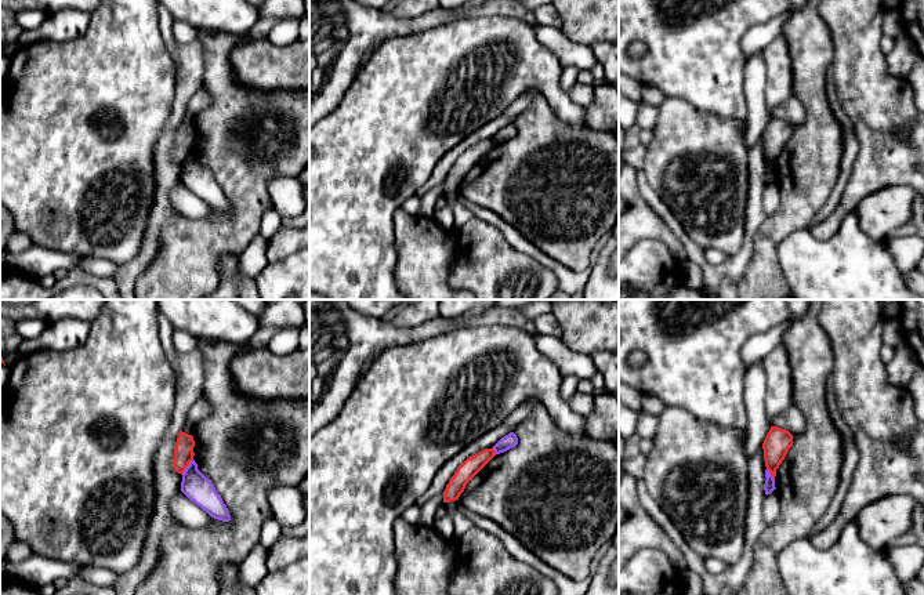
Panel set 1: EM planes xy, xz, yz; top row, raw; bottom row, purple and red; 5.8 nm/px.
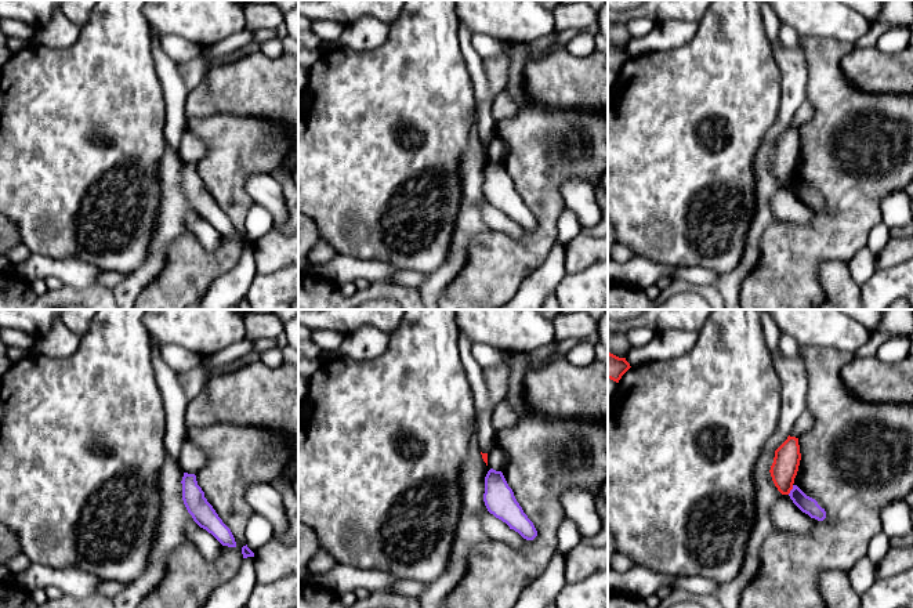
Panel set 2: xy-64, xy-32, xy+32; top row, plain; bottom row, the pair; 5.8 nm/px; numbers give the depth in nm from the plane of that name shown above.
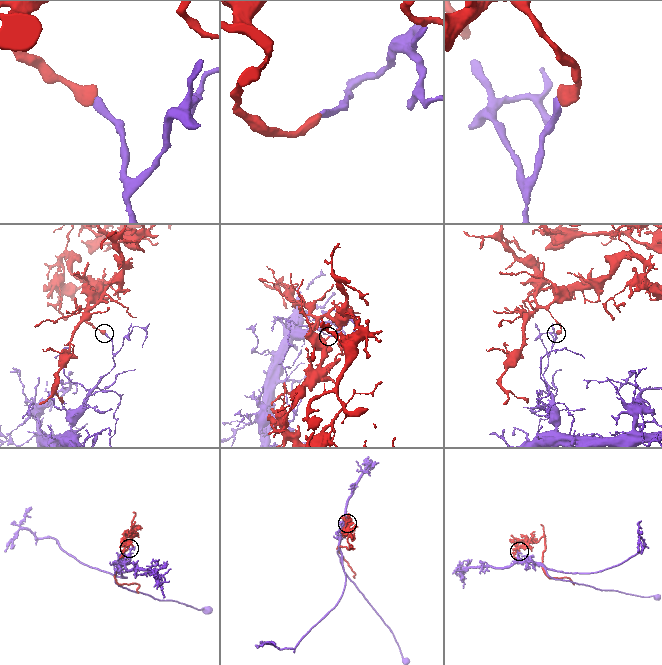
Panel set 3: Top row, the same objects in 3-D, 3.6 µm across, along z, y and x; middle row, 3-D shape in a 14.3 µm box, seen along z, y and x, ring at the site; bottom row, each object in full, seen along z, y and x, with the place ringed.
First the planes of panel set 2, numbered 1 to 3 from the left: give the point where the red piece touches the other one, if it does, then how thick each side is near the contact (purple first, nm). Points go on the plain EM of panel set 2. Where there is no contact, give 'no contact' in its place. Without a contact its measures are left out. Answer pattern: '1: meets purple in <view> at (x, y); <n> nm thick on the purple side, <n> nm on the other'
1: no contact
2: no contact
3: meets purple in xy+32 at (792, 180); 100 nm thick on the purple side, 160 nm on the other

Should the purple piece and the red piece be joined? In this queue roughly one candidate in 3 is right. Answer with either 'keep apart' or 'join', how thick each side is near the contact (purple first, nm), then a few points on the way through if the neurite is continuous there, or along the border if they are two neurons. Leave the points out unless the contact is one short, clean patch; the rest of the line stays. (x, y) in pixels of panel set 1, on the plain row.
keep apart; calibres 160 and 110 nm; border xy (194, 151), (181, 164)

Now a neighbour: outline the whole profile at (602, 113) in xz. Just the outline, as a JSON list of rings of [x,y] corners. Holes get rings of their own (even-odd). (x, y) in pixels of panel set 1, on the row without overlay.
[[[609,83],[594,87],[594,99],[583,108],[587,126],[604,130],[619,130],[619,90]]]

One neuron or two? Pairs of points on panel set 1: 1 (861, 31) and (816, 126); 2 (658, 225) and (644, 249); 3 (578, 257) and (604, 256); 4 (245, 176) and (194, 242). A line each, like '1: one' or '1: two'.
1: two
2: two
3: two
4: one

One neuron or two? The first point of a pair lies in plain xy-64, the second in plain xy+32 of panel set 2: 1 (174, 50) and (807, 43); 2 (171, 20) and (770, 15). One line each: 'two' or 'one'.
1: two
2: two

